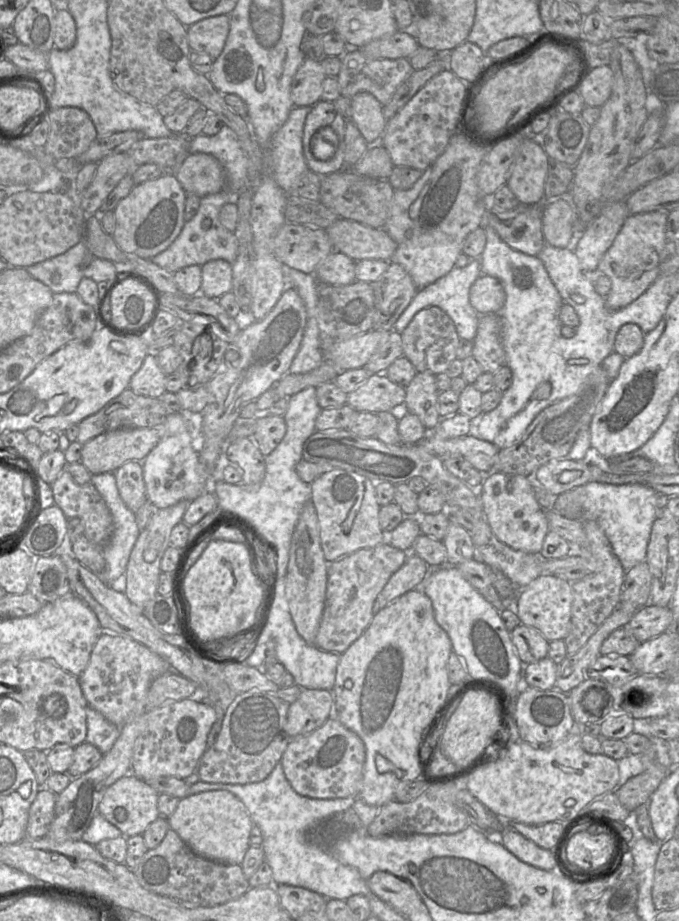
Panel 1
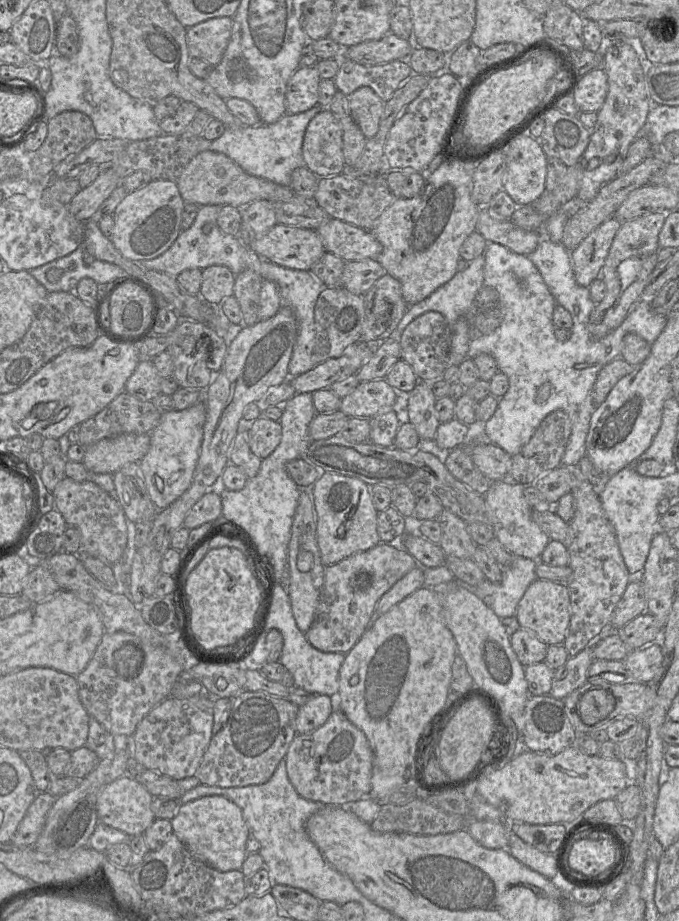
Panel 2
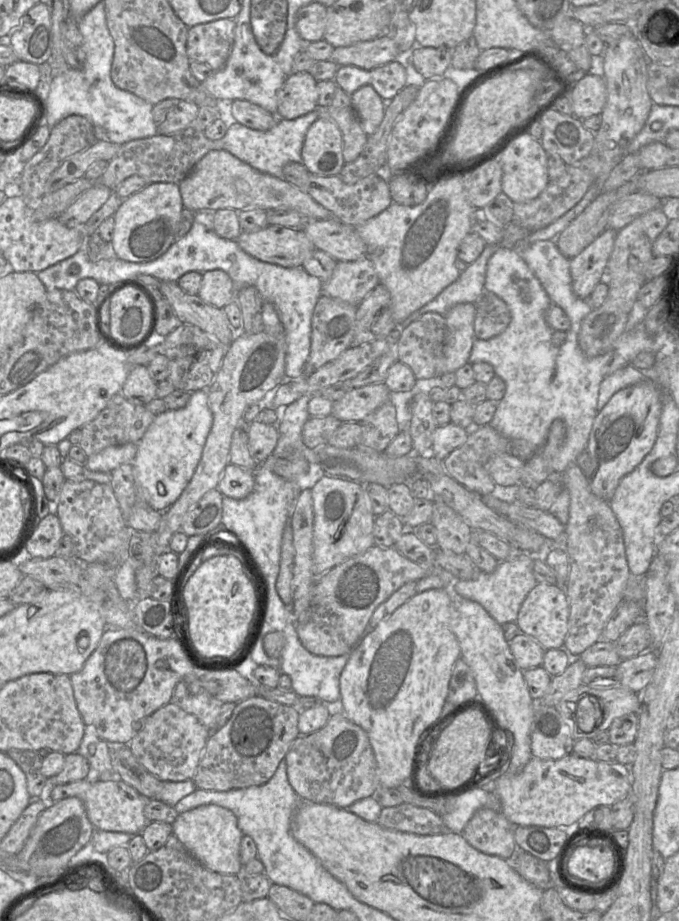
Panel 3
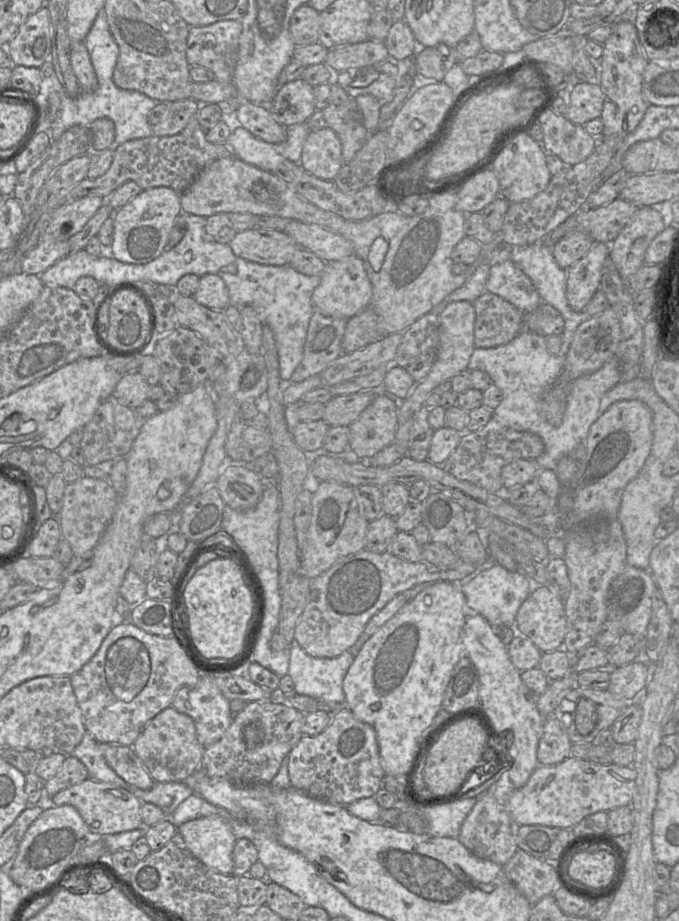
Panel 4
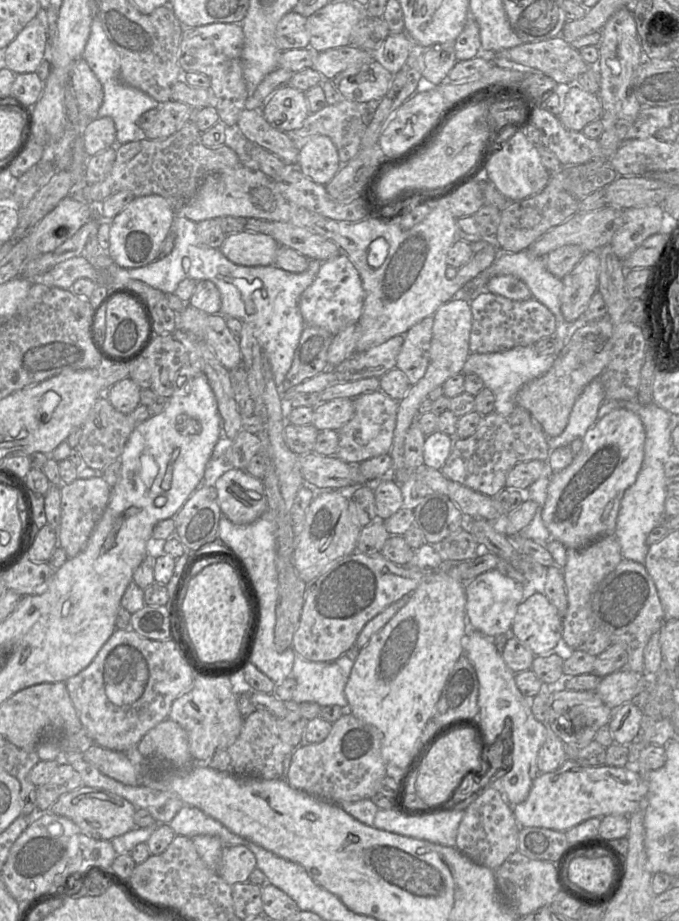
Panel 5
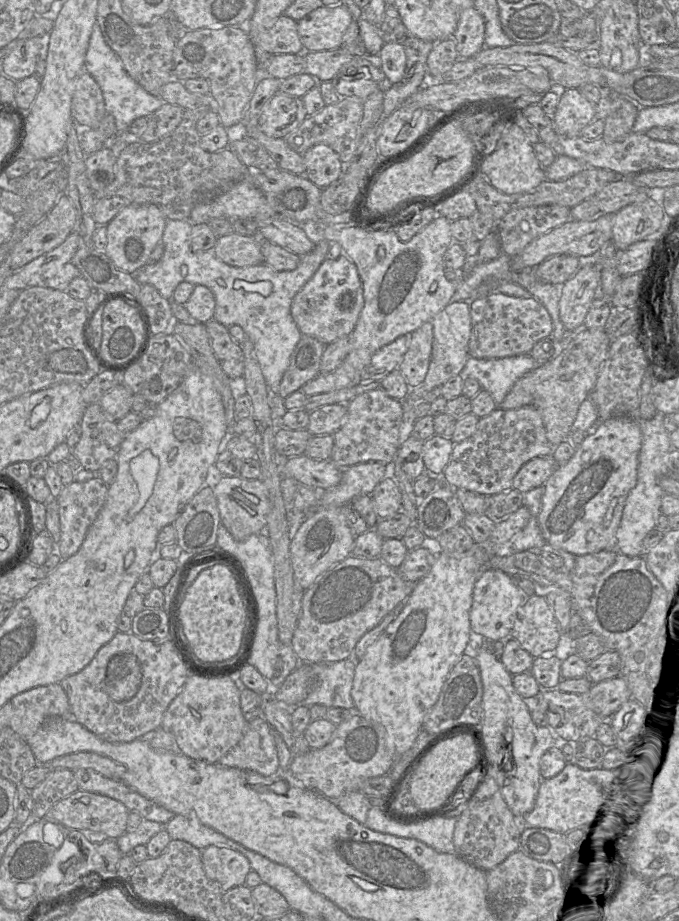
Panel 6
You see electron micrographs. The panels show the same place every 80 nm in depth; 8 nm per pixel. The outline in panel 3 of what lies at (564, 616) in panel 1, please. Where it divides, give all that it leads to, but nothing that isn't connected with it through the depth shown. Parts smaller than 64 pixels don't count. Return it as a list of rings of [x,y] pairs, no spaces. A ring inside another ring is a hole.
[[[538,583],[522,603],[516,623],[525,634],[533,637],[545,650],[559,649],[568,633],[569,605],[564,587],[550,583]]]

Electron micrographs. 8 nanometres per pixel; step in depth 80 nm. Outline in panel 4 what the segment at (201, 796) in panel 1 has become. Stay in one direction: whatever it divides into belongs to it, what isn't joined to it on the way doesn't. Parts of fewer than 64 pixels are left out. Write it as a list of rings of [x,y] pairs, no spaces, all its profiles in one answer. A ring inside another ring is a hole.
[[[204,817],[185,822],[177,827],[177,833],[183,838],[191,854],[208,869],[223,875],[233,873],[232,853],[237,841],[228,820],[221,817]]]

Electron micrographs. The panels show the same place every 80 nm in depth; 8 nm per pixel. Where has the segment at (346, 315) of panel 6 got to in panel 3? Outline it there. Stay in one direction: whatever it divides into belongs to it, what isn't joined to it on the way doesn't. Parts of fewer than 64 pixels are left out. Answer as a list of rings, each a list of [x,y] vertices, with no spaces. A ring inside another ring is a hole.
[[[367,258],[338,262],[331,277],[323,282],[322,294],[358,306],[380,284],[373,263]]]

